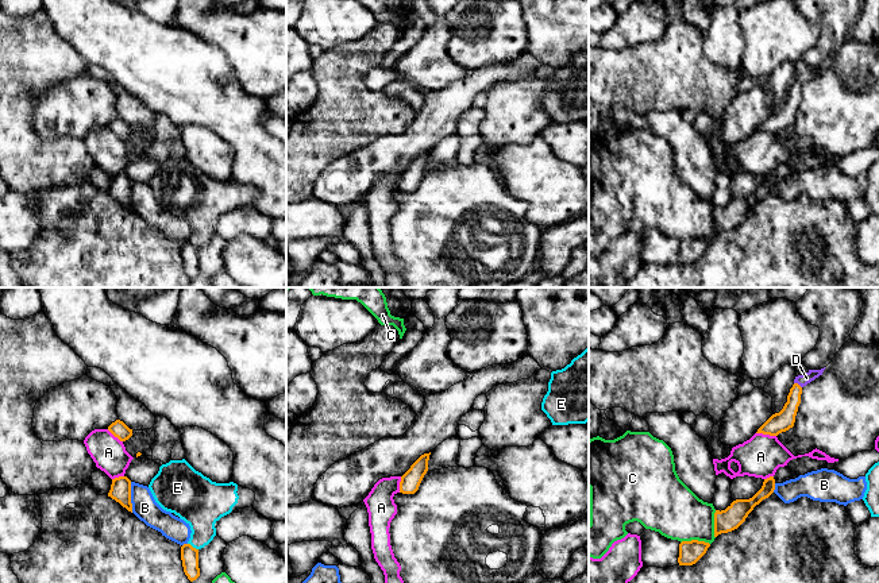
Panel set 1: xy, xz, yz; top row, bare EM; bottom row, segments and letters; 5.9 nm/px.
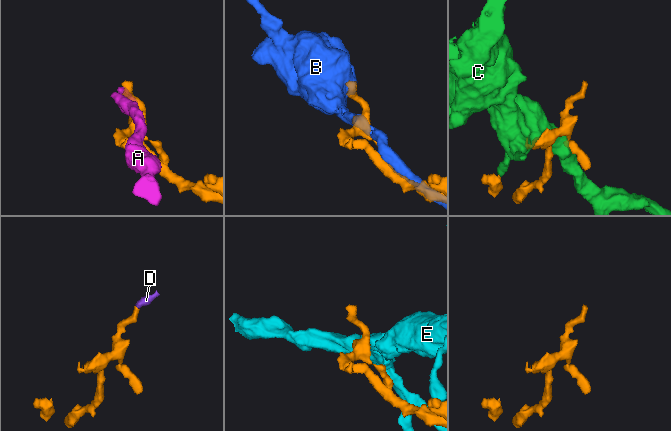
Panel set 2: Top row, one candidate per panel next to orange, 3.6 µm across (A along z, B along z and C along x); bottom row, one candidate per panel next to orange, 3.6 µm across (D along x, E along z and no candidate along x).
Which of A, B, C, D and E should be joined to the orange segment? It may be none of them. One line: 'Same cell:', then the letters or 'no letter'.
Same cell: D

